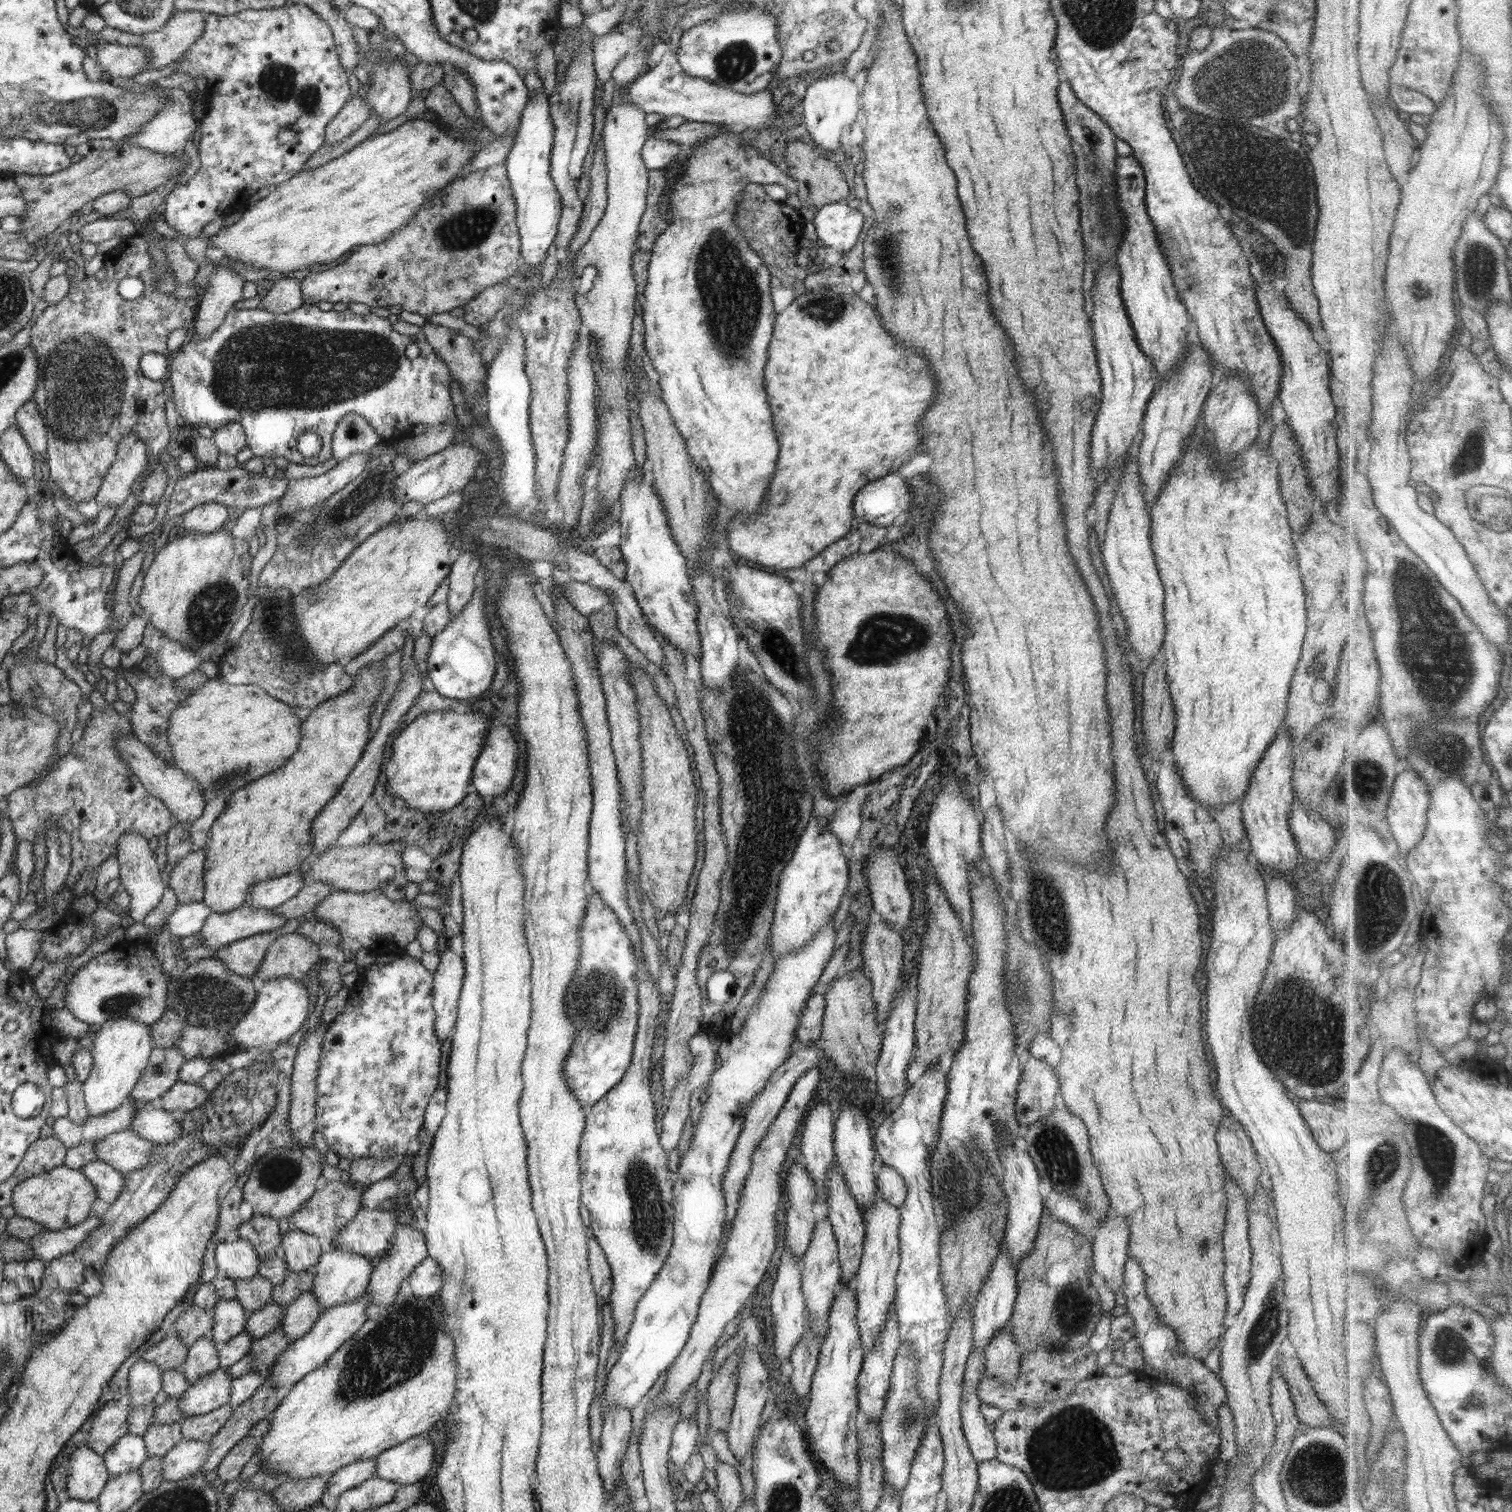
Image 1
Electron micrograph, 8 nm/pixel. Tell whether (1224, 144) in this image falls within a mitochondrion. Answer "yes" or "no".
yes

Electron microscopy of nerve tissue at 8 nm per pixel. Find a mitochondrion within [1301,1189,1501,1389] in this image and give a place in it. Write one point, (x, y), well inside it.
(1452, 1346)

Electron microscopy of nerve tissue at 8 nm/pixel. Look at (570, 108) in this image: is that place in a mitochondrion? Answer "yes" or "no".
yes

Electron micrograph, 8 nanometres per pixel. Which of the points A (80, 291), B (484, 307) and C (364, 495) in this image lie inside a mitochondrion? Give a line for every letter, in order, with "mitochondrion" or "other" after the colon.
A: other
B: other
C: mitochondrion

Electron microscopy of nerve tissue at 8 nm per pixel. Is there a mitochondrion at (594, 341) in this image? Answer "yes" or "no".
no

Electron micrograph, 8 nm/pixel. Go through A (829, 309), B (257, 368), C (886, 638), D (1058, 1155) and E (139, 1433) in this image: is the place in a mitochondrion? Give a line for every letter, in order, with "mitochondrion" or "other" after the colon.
A: mitochondrion
B: mitochondrion
C: mitochondrion
D: mitochondrion
E: other

